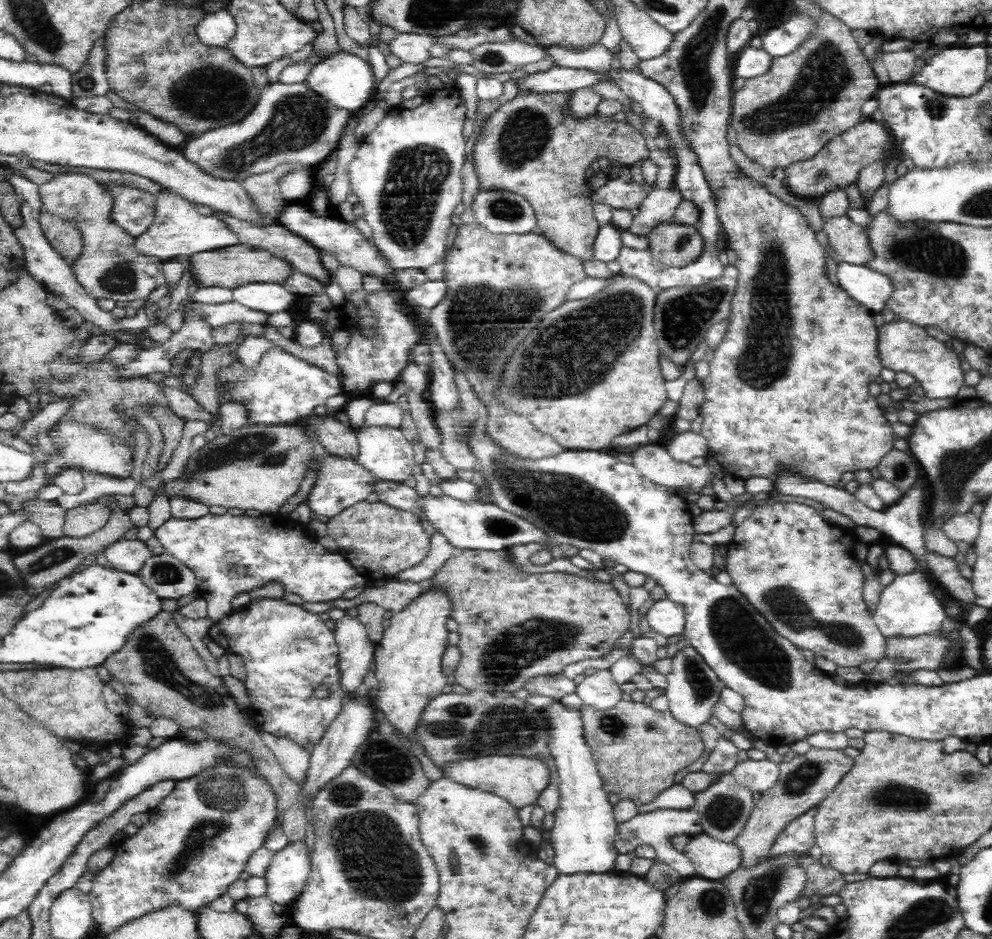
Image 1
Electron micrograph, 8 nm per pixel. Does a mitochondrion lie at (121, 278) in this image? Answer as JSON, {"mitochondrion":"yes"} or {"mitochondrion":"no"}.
{"mitochondrion":"yes"}

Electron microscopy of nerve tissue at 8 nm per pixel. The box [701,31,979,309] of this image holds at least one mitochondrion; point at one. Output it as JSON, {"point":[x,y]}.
{"point":[826,72]}

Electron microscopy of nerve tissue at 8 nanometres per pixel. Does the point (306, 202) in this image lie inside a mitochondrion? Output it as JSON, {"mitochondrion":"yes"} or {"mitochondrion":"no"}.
{"mitochondrion":"no"}

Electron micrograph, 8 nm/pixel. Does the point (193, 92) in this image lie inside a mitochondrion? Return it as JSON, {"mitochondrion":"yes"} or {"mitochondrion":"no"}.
{"mitochondrion":"yes"}

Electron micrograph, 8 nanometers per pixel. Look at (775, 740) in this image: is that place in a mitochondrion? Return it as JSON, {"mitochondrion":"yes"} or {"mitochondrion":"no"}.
{"mitochondrion":"no"}

